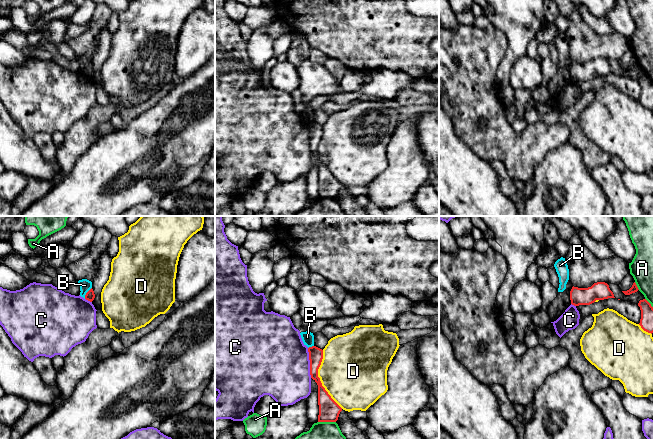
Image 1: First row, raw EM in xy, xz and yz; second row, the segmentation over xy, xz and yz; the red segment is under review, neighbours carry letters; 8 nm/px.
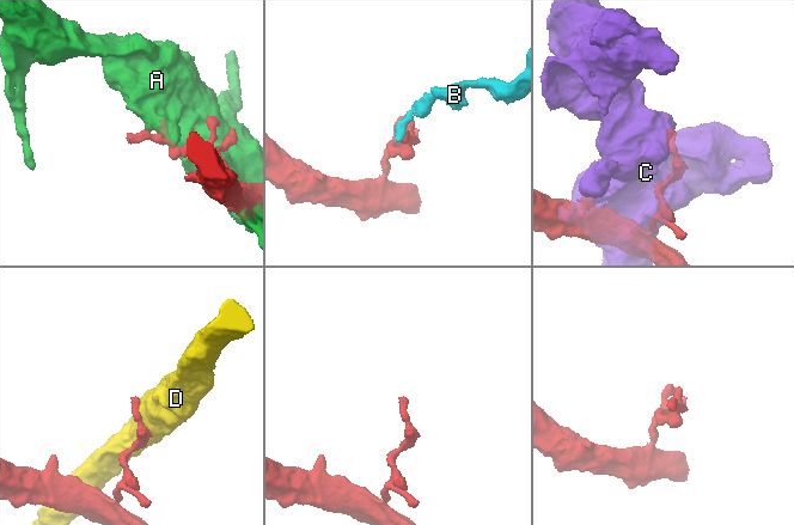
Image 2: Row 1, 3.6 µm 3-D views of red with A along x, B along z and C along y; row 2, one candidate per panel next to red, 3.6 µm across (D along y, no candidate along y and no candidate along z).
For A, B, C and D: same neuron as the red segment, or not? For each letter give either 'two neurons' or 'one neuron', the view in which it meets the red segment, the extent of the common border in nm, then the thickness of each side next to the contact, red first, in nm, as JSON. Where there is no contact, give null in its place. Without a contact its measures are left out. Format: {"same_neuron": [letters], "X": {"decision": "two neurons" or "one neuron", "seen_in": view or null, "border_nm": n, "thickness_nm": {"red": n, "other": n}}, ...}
{"same_neuron": [], "A": {"decision": "two neurons", "seen_in": "xz", "border_nm": 140, "thickness_nm": {"red": 170, "other": 280}}, "B": {"decision": "two neurons", "seen_in": "xy", "border_nm": 110, "thickness_nm": {"red": 70, "other": 100}}, "C": {"decision": "two neurons", "seen_in": "xz", "border_nm": 240, "thickness_nm": {"red": 110, "other": 500}}, "D": {"decision": "two neurons", "seen_in": "xz", "border_nm": 500, "thickness_nm": {"red": 160, "other": 480}}}

